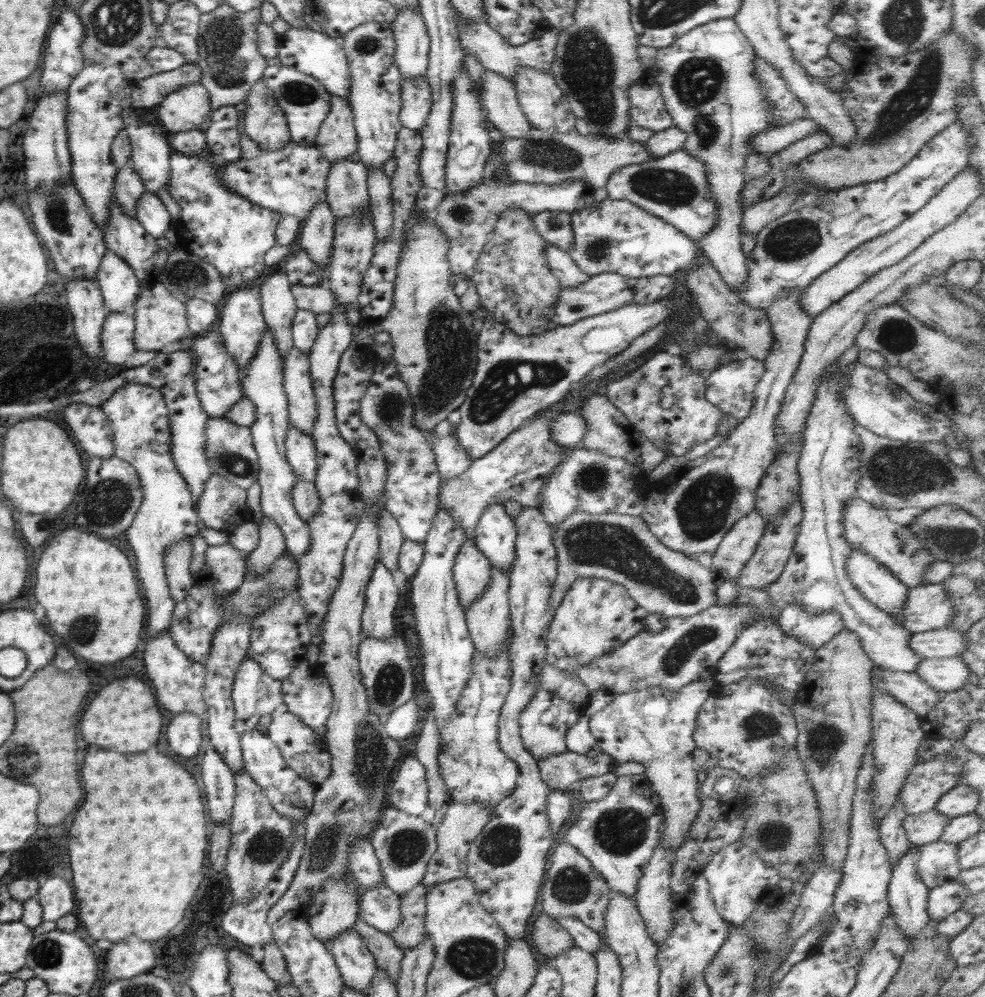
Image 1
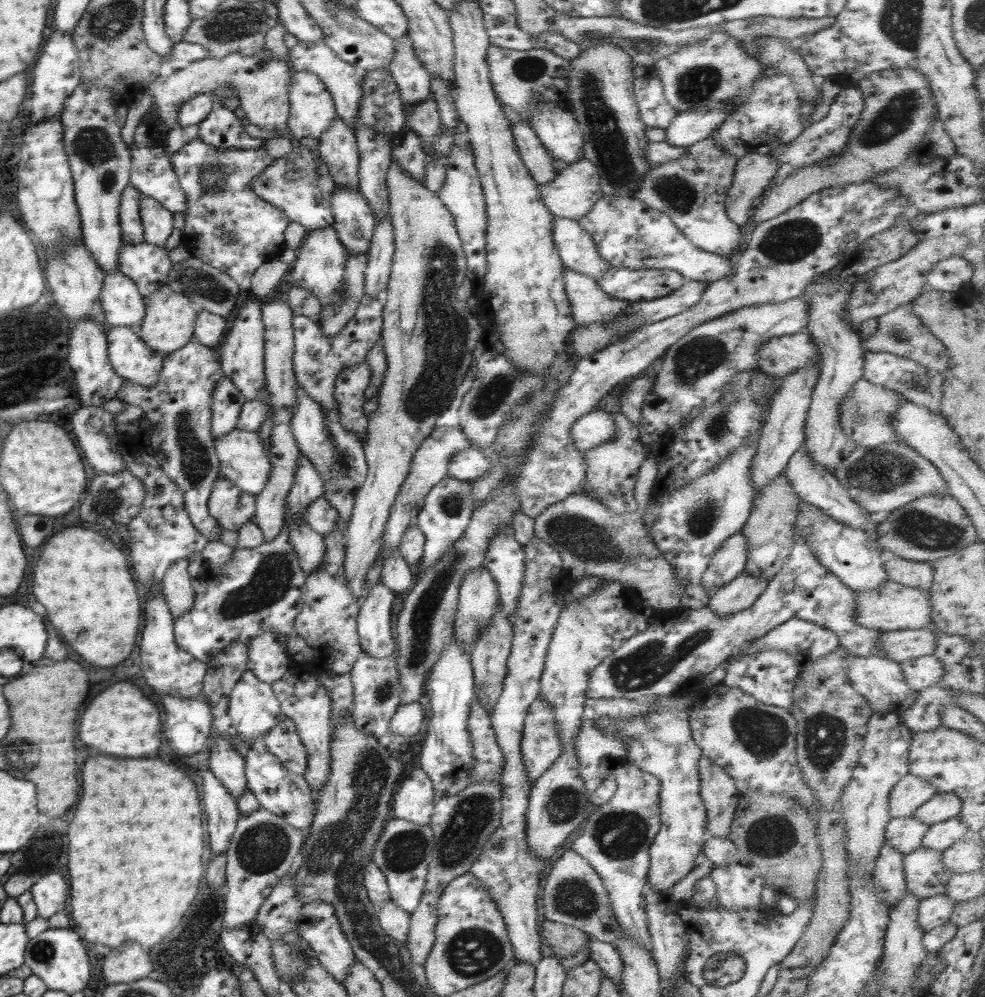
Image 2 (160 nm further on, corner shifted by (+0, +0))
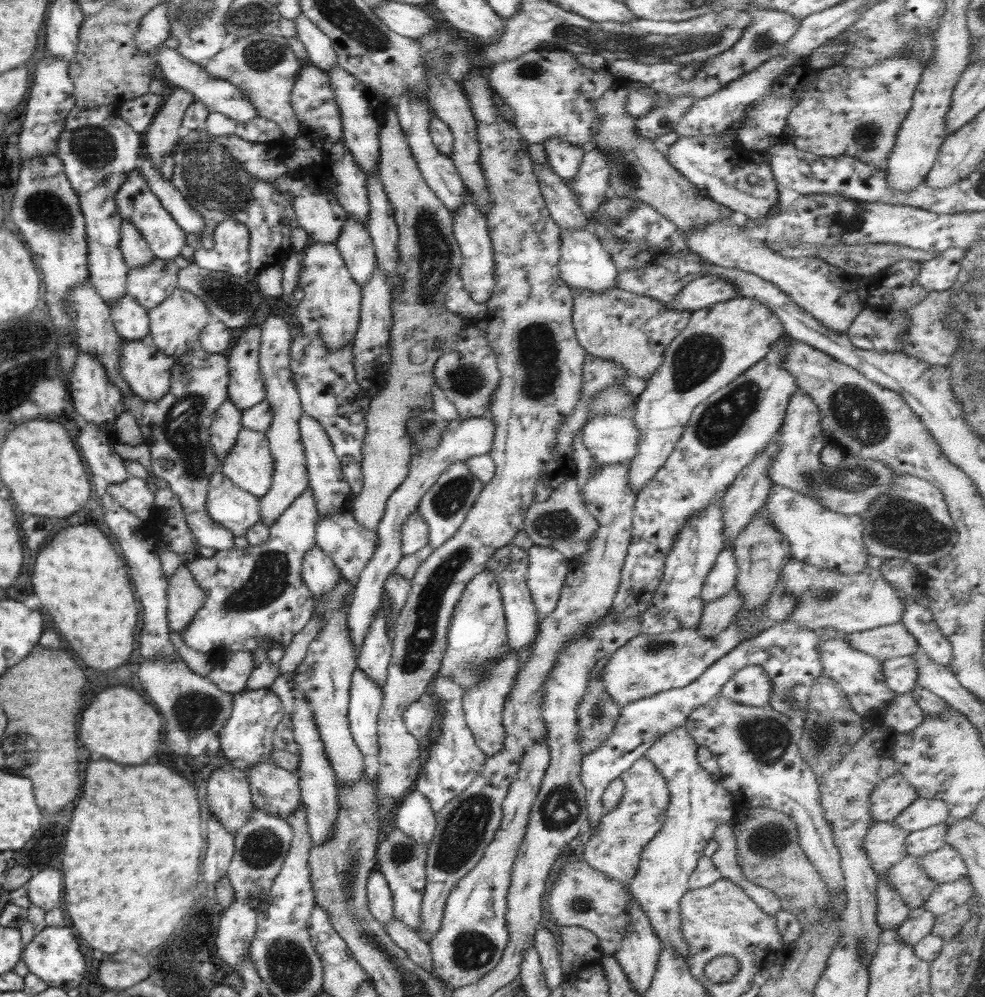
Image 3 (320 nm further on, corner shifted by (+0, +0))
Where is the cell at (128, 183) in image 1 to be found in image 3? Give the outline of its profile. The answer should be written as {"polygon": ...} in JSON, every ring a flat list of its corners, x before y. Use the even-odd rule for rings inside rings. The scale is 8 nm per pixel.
{"polygon":[[122,221,120,251,129,269,144,267,155,258,140,231,130,221]]}

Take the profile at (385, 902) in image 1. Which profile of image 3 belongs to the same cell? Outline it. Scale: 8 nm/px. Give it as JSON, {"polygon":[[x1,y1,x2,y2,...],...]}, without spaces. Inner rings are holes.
{"polygon":[[393,918,385,925,390,938,402,950,406,951,408,958,416,962,416,965,432,974,432,955,430,947,425,940,419,937,419,934,397,918]]}

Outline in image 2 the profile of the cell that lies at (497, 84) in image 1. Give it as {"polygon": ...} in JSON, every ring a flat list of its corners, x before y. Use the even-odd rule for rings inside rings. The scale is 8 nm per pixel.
{"polygon":[[503,106,503,111,511,122,515,143,519,148,521,159,532,178,539,186,552,182,552,179,557,175,553,165,553,158,536,136,528,120,522,118,507,106]]}

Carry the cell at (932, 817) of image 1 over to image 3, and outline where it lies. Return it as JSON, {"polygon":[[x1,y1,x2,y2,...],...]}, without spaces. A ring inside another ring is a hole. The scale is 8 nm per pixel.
{"polygon":[[888,821,876,823,868,830,868,834,861,842,861,848,865,850,877,875,907,855,905,840,908,836,910,836,908,831]]}

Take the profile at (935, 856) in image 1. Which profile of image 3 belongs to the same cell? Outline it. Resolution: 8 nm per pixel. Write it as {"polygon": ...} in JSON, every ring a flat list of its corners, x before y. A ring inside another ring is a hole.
{"polygon":[[909,854,887,870,887,879,911,909,923,906,927,896,938,886,938,882,929,878,921,868,919,857]]}

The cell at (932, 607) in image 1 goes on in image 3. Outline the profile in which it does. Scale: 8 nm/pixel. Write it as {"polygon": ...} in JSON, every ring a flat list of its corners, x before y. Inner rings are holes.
{"polygon":[[788,559,782,567,779,581,783,590,797,596,797,607,787,620,822,633,823,628,835,628,853,633,901,622,904,612,903,594,883,577,880,570,866,567,856,574,842,574,821,566]]}

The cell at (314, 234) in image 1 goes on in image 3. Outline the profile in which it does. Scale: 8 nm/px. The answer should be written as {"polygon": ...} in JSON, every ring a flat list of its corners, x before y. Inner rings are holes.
{"polygon":[[314,241,300,259,298,286,302,288,304,298,294,301,296,318,302,326,302,333,320,335,328,351,336,351,356,335,361,311,361,286,352,279,335,243]]}

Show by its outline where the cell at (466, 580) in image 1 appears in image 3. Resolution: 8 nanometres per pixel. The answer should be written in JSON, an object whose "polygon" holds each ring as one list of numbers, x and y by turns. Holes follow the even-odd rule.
{"polygon":[[486,568,468,582,456,604,447,632,447,649,438,673,452,677,458,687,468,692,480,677,484,677,487,666,493,660,499,660,507,650,509,644,502,595,495,574]]}

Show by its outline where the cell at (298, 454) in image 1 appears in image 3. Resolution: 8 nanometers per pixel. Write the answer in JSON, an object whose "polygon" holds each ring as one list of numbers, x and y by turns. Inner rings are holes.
{"polygon":[[310,486,270,526,269,539,260,546,218,550,210,558,198,555,186,562,193,577,205,590,206,600,192,622,180,632,183,641,195,651,206,653,212,661,236,651,272,650,287,647,315,611,316,600,301,577,304,555,315,545,319,514]]}

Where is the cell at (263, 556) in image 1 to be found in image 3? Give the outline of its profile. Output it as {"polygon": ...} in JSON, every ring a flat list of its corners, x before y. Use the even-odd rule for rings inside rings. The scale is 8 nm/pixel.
{"polygon":[[270,315,266,318,261,327,259,369,266,391,265,399,272,410,271,425,265,435,269,440,275,469,272,485,268,492,259,498,259,505,261,520,268,526,272,526,295,498,303,494,309,486,305,450,298,426,303,410,297,388,294,386,292,371,289,369,292,340,290,326,282,317]]}

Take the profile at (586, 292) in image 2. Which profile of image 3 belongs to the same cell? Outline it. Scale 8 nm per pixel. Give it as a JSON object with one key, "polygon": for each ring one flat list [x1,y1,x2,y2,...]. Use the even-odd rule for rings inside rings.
{"polygon":[[615,288,605,292,593,292,588,289,572,289,573,292,573,327,580,347,584,348,588,355,607,358,617,364,621,364,627,370,627,376,634,376,647,381,656,369,662,364,664,352,674,338,680,335,681,330,689,323,690,311,681,311,667,307,649,296,642,296,627,290]]}

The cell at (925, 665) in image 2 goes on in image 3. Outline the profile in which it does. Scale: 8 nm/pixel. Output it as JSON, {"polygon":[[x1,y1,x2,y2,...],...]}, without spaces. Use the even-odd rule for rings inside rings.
{"polygon":[[897,656,881,661,883,675,886,677,886,687,902,695,918,686,916,661,913,656]]}

